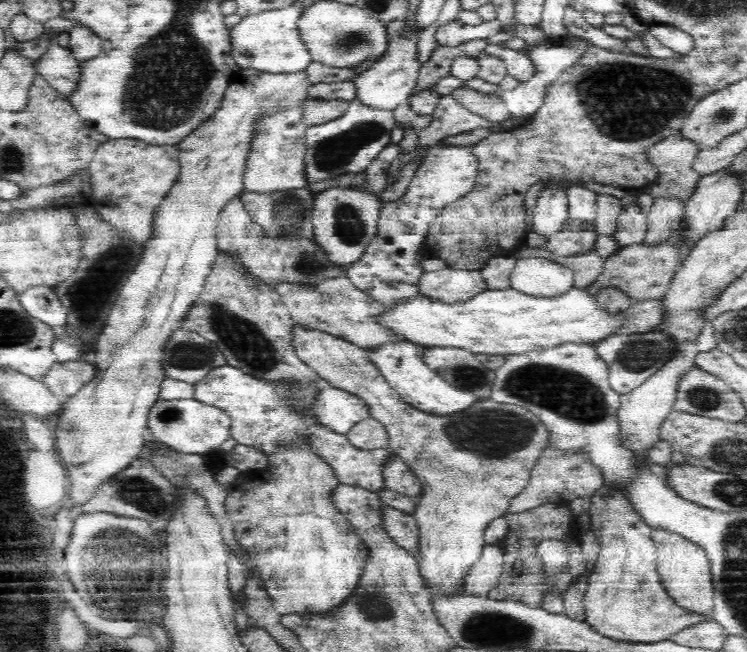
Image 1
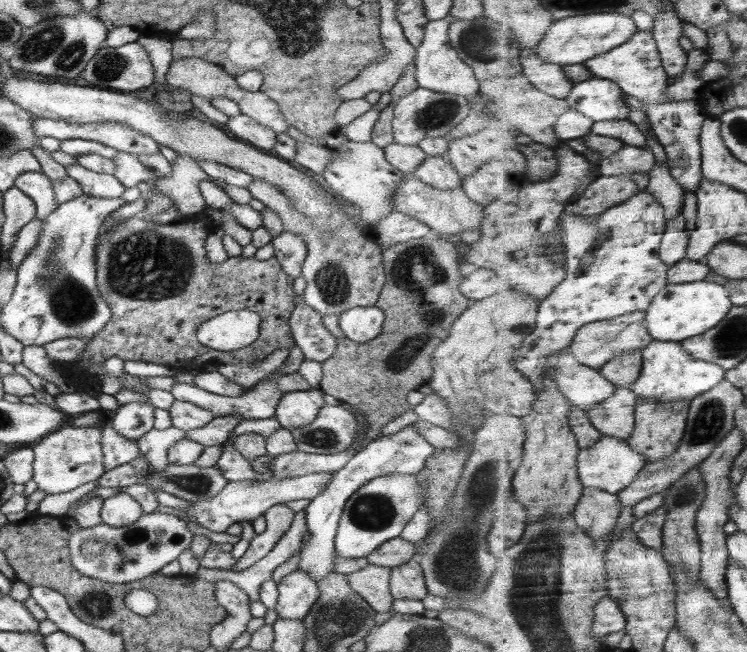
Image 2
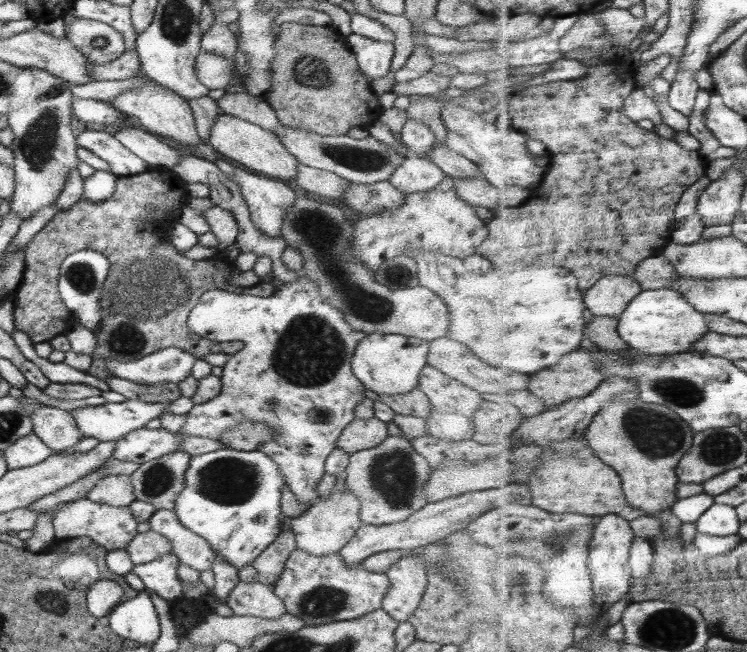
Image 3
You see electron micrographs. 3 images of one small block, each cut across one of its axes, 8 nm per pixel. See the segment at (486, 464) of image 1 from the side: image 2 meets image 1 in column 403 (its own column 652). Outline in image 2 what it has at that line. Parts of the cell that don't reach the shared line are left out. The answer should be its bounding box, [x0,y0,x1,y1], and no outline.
[628,397,693,463]

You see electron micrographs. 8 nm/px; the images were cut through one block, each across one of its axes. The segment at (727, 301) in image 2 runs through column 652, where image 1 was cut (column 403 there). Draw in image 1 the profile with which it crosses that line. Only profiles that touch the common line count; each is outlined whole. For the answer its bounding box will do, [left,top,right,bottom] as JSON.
[381,286,629,355]

